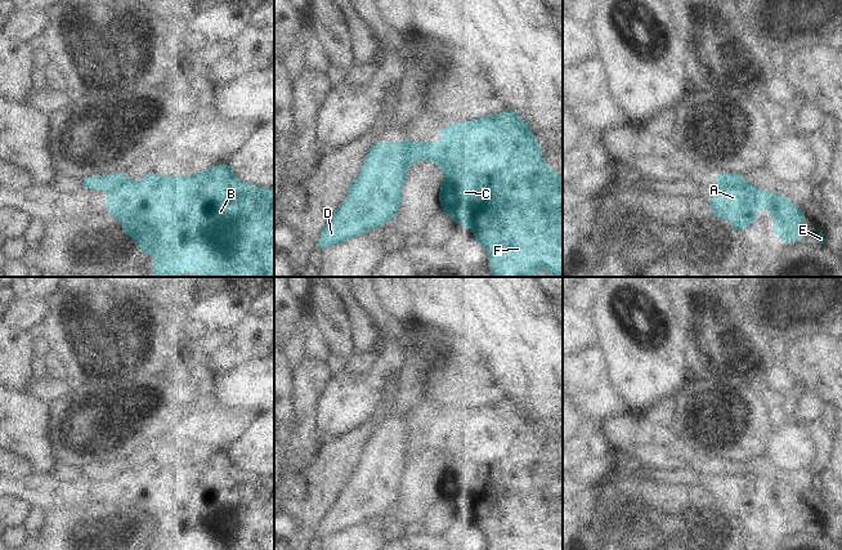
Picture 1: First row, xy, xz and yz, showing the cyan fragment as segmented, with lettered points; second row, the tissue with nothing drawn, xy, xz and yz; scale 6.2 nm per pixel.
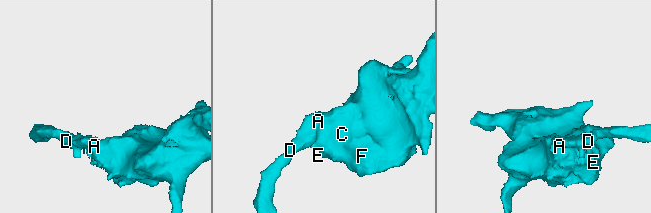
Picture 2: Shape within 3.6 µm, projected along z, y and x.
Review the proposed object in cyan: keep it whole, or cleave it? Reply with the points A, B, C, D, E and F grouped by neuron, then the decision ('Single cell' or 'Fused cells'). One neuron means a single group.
Groups: A B C E F / D. Fused cells.

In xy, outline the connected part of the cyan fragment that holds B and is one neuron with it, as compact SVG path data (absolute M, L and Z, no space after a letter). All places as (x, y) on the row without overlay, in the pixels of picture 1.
M218 452L198 464L161 465L157 461L144 464L140 469L131 471L129 466L121 468L109 478L106 493L113 507L124 507L121 519L129 522L138 532L138 537L148 544L153 544L156 550L274 550L274 477L264 477L243 471L232 460L228 452Z

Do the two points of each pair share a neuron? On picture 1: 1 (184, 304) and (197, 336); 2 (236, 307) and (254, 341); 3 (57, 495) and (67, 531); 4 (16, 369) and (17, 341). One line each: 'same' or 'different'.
1: different
2: different
3: different
4: same

